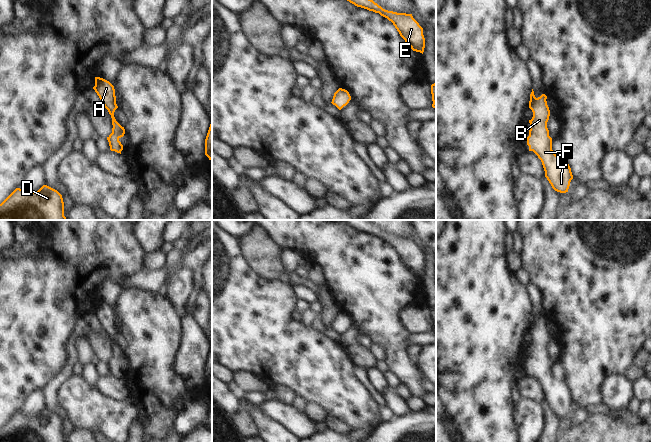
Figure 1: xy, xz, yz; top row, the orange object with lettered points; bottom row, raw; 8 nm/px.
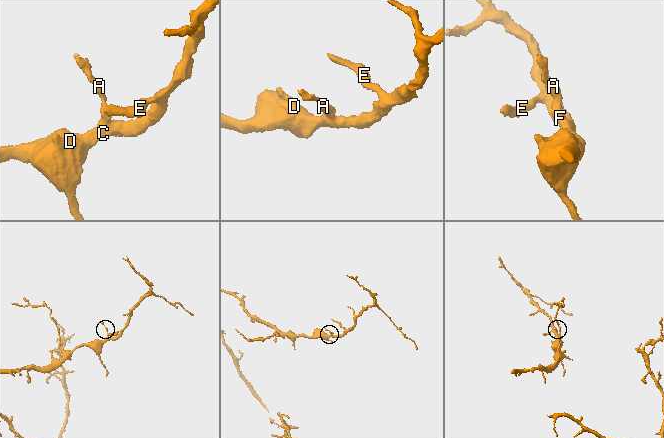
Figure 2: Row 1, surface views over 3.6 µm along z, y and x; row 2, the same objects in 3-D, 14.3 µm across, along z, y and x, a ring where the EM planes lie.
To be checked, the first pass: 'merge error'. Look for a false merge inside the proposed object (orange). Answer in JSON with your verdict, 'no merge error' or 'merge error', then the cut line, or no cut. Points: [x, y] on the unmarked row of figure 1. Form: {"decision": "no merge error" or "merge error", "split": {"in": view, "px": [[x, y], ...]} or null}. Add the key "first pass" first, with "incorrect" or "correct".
{"first pass": "incorrect", "decision": "no merge error", "split": null}

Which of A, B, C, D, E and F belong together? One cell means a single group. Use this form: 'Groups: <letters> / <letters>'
Groups: A B C D E F

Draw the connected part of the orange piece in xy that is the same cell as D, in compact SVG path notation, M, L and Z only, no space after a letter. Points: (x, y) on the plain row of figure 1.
M47 409L32 417L16 412L0 428L0 442L66 442L62 419Z

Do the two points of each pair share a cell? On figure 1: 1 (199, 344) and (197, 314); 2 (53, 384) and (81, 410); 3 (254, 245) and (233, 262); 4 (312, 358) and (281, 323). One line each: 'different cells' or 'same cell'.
1: different cells
2: different cells
3: different cells
4: same cell

